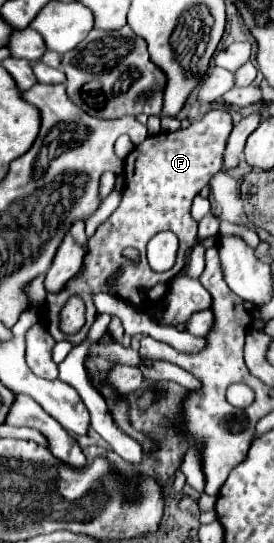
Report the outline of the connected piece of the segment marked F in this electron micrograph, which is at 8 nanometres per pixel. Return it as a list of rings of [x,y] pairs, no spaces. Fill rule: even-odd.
[[[212,109],[198,123],[192,123],[186,129],[150,135],[146,141],[136,145],[134,151],[124,159],[126,185],[124,185],[122,201],[120,201],[118,209],[90,237],[90,249],[84,259],[84,263],[86,263],[84,275],[70,279],[66,289],[62,289],[60,293],[56,293],[56,295],[48,293],[48,299],[46,299],[48,325],[46,325],[46,329],[50,331],[50,335],[56,341],[68,339],[74,345],[84,341],[90,325],[96,319],[96,307],[92,305],[90,293],[96,293],[96,291],[106,293],[108,291],[106,279],[116,271],[122,271],[122,277],[118,279],[118,283],[114,287],[114,293],[120,299],[124,299],[132,305],[158,303],[158,297],[162,297],[162,293],[158,293],[156,287],[160,287],[160,291],[166,291],[168,281],[174,279],[178,271],[184,267],[188,251],[194,249],[196,245],[202,245],[202,241],[198,239],[198,233],[196,233],[198,225],[196,225],[196,221],[190,219],[190,205],[192,205],[192,199],[200,193],[200,189],[210,183],[212,175],[222,171],[224,149],[226,149],[226,139],[230,135],[230,131],[232,131],[230,113],[224,109]],[[158,231],[172,231],[180,239],[178,261],[166,273],[154,273],[146,261],[146,243]],[[126,247],[138,249],[138,253],[140,253],[138,263],[132,263],[130,259],[126,259],[122,255],[122,251]],[[74,295],[80,297],[86,305],[86,323],[78,333],[66,335],[60,331],[60,311],[62,311],[64,303]]]

